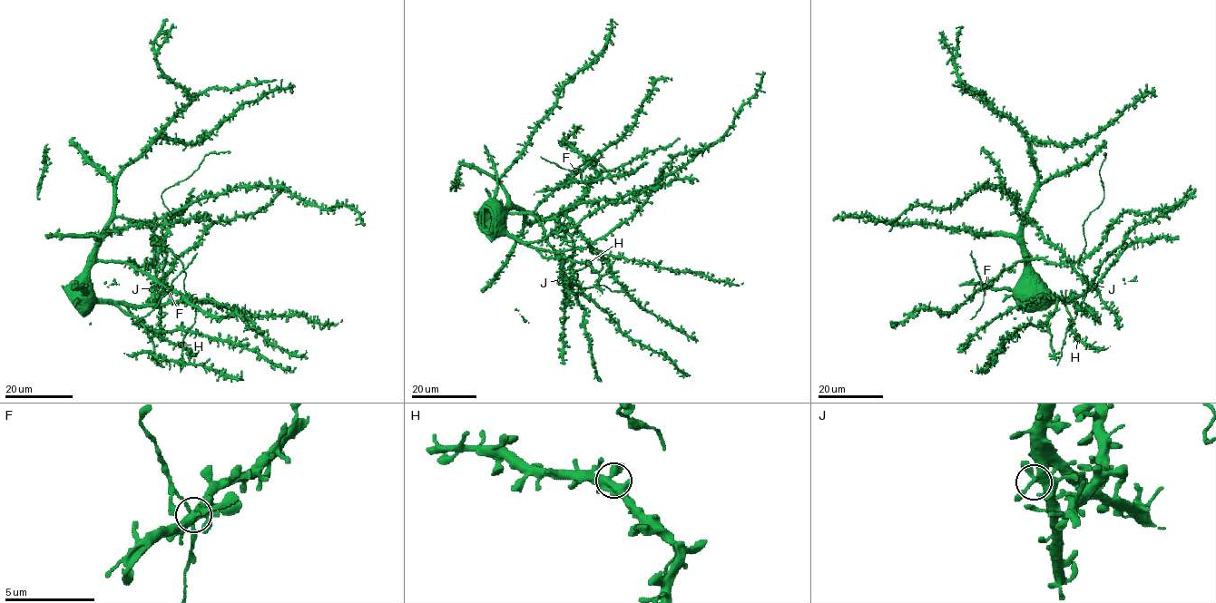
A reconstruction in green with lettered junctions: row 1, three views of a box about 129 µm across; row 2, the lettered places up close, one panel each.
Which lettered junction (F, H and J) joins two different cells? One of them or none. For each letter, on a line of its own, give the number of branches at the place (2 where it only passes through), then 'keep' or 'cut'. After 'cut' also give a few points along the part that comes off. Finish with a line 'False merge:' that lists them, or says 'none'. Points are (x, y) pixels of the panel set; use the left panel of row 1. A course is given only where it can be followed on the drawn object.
F: 6 | keep
H: 6 | keep
J: 7 | keep
False merge: none

